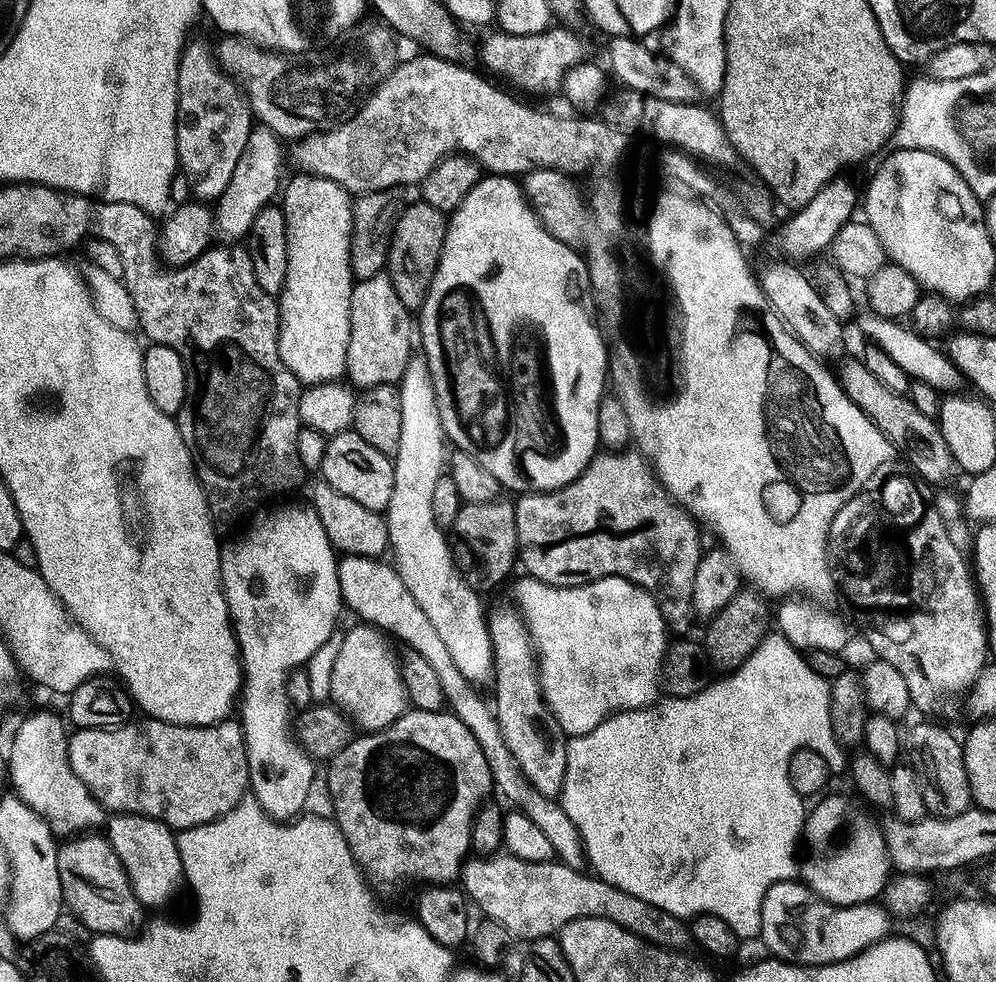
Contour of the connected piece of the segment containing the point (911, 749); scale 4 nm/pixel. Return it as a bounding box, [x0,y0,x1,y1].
[902,724,973,818]

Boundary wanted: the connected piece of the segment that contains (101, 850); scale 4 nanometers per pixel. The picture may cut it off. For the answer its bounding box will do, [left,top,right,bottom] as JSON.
[56,835,145,936]

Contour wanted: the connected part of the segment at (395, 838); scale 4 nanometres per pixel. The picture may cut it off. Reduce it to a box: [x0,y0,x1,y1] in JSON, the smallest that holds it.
[326,709,493,889]

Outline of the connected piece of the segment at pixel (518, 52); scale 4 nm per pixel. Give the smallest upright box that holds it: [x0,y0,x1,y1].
[480,24,584,96]

